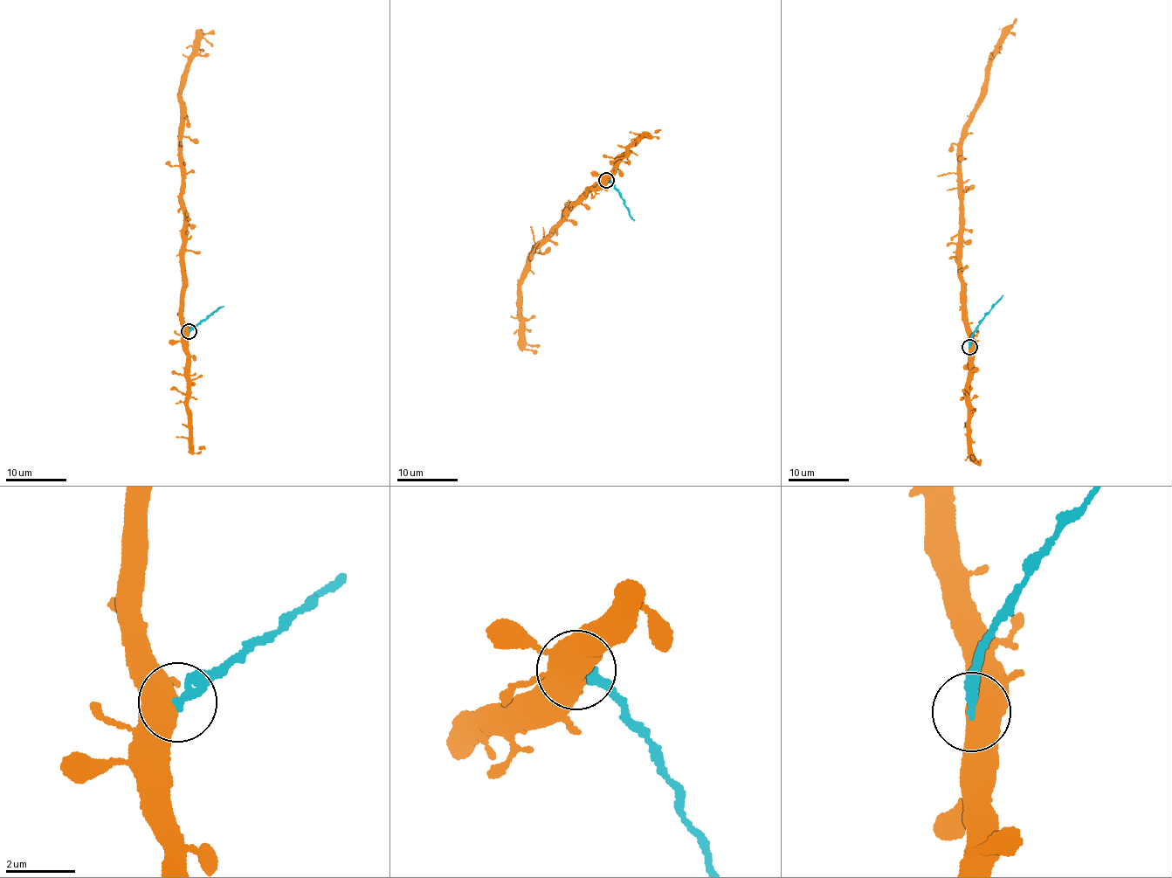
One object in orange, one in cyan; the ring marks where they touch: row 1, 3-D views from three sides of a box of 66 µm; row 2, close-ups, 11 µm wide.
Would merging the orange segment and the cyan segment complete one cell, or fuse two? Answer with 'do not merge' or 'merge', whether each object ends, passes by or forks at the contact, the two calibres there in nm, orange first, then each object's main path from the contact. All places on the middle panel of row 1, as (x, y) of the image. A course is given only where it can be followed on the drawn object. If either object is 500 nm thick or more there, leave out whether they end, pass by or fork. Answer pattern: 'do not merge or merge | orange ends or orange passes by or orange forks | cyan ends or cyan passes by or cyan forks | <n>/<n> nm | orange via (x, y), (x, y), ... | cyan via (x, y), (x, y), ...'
do not merge | 600/280 nm | orange via (606, 180), (570, 208), (542, 239), (525, 266), (518, 283), (520, 300), (519, 331), (527, 349), (535, 354) | cyan via (606, 180), (619, 193), (635, 221)

